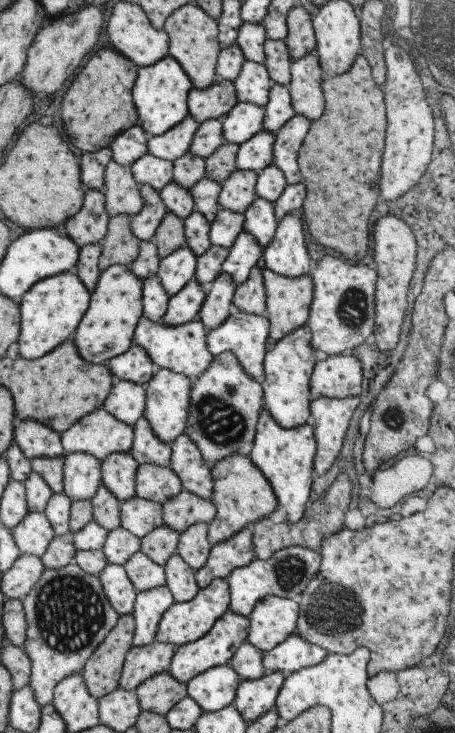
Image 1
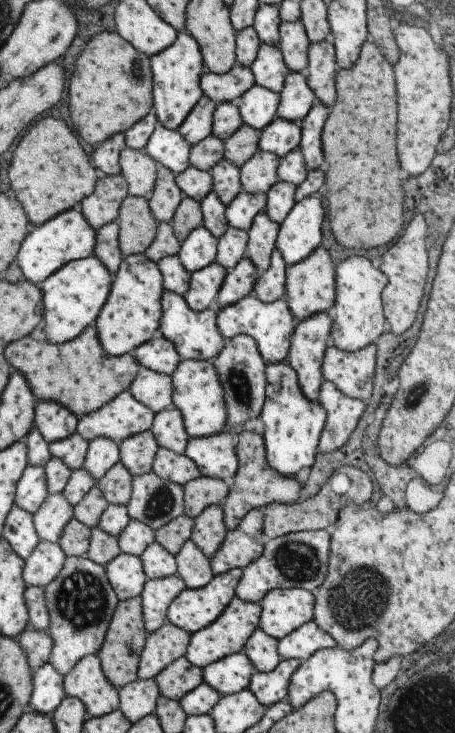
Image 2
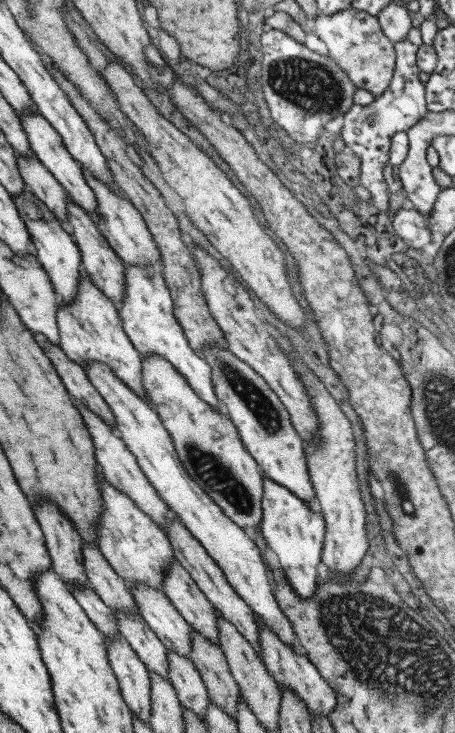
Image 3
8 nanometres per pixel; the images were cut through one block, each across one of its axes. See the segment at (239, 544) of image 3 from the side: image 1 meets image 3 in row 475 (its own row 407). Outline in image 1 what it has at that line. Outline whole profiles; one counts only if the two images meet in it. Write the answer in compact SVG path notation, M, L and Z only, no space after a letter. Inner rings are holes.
M156 369L145 388L145 408L143 416L149 422L153 436L157 436L161 442L170 444L185 430L187 415L189 414L189 390L191 382L182 374L167 370Z

